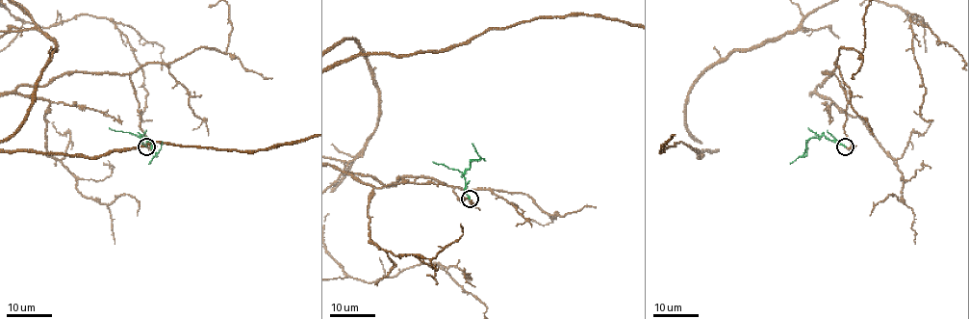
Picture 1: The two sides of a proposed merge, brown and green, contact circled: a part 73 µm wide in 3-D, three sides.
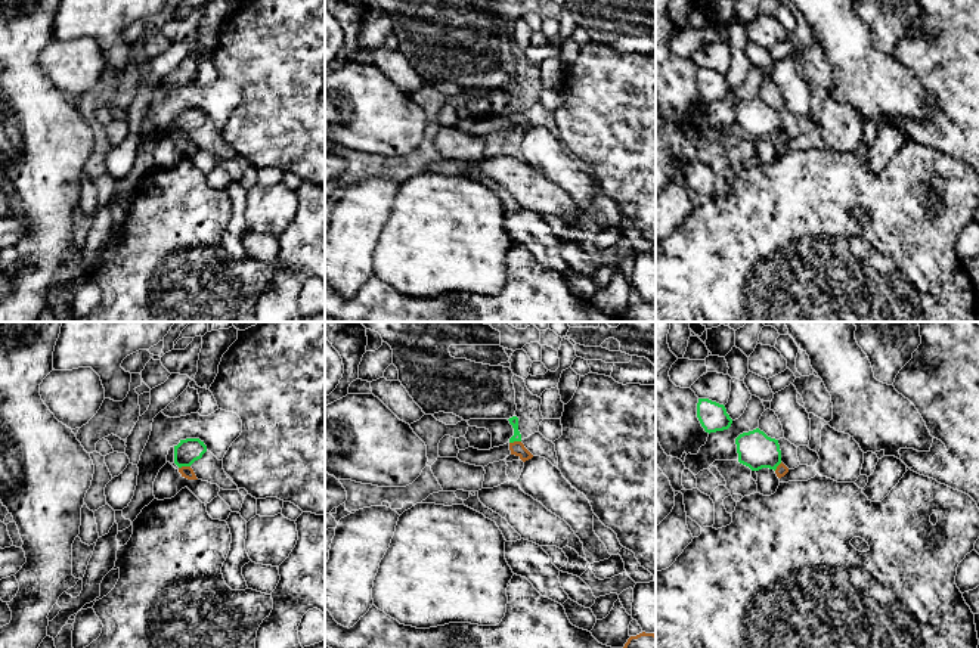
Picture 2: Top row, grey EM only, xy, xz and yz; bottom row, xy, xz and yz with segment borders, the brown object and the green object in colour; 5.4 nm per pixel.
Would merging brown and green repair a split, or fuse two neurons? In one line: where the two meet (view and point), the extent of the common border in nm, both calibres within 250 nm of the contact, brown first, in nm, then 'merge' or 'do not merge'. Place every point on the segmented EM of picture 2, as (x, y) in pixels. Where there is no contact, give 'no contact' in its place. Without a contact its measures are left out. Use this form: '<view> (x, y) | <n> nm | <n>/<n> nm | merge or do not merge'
xy (183, 467) | 70 nm | 70/140 nm | do not merge

